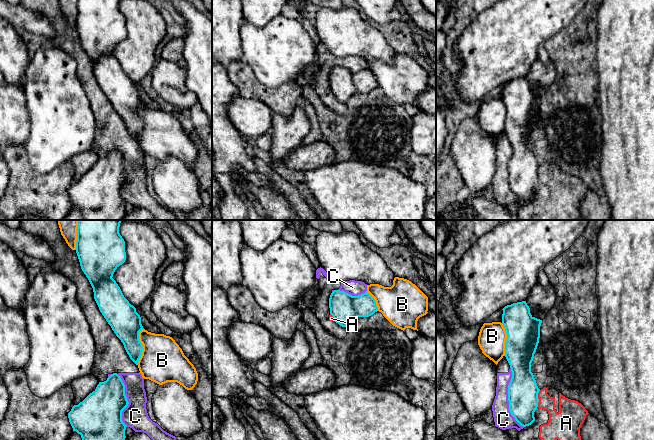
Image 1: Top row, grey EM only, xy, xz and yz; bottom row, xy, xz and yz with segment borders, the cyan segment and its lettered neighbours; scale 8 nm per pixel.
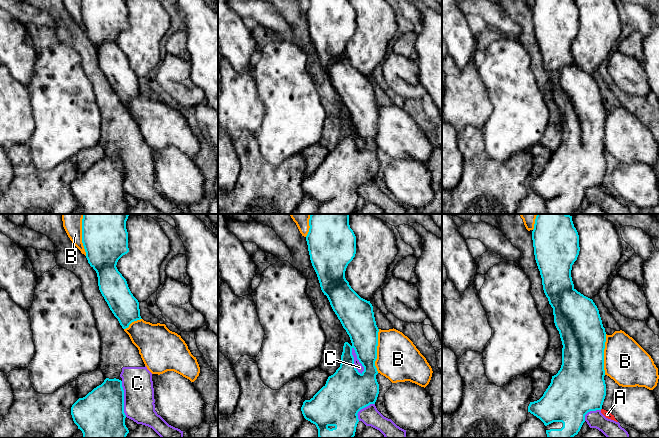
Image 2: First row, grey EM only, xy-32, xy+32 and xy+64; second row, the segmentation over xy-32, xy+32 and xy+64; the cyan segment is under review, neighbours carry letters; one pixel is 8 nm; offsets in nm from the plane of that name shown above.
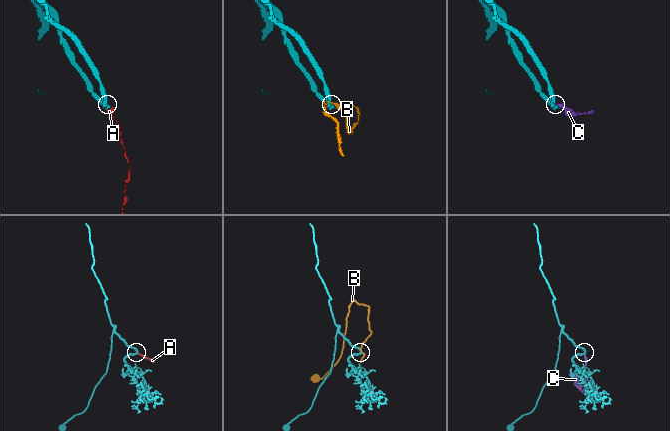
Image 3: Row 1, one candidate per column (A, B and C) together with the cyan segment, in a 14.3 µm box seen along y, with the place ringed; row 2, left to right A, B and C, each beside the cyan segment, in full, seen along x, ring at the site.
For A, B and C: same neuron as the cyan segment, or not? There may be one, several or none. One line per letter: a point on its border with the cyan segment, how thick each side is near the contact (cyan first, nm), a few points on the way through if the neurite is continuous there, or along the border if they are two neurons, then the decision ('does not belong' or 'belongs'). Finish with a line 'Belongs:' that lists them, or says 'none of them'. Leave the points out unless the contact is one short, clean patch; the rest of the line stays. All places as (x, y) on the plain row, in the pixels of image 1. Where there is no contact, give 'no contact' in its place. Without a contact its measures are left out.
A: meets cyan in yz at (537, 174); 240 nm thick on the cyan side, 150 nm on the other; does not belong
B: meets cyan in xy at (142, 122); 240 nm thick on the cyan side, 340 nm on the other; does not belong
C: meets cyan in yz at (508, 173); 240 nm thick on the cyan side, 150 nm on the other; does not belong
Belongs: none of them

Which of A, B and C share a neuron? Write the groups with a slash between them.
A C / B

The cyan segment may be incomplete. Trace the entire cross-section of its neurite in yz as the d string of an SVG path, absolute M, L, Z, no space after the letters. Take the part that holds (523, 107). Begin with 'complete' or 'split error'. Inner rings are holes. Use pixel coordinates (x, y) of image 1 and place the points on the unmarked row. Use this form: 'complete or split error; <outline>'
complete; M526 77L507 81L502 86L502 100L507 109L505 133L512 148L512 154L508 161L509 187L521 202L526 203L535 197L534 188L539 178L538 169L540 165L531 148L531 139L539 119L542 96L531 91Z

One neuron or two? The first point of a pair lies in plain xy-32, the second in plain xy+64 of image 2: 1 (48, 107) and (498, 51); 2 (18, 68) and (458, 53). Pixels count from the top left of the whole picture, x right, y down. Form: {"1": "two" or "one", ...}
{"1": "one", "2": "one"}

